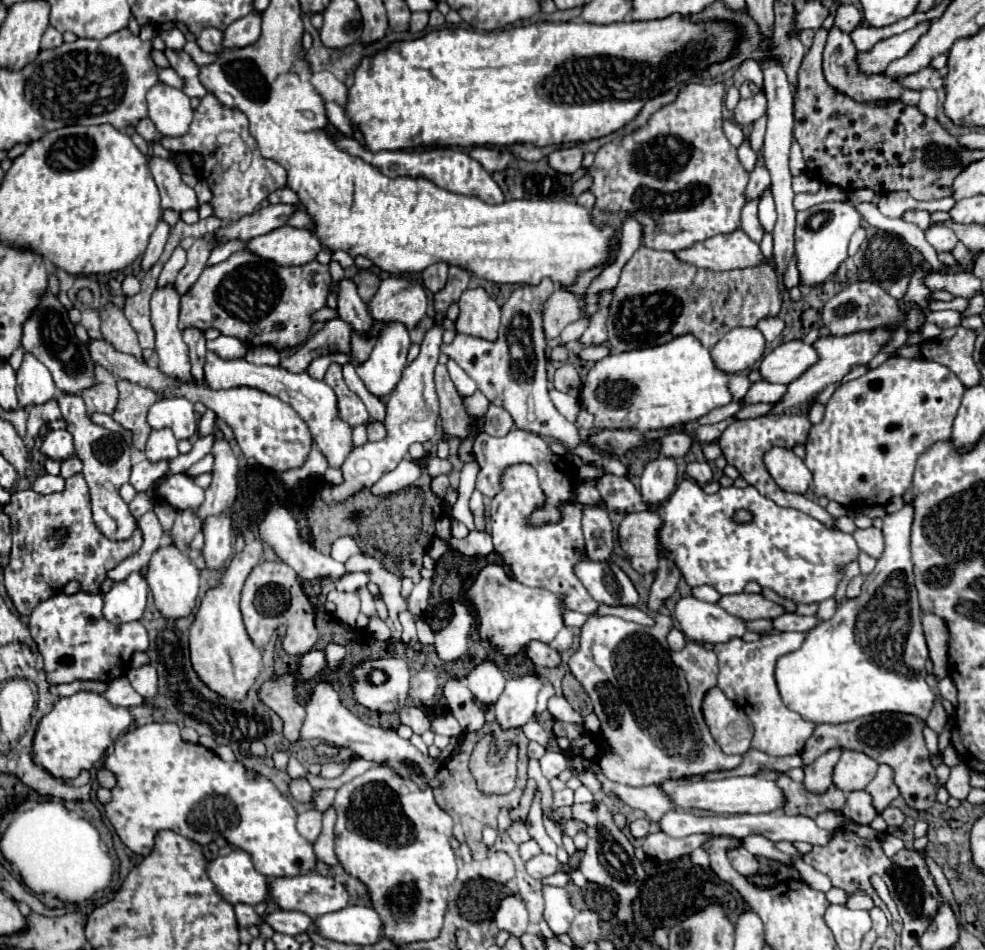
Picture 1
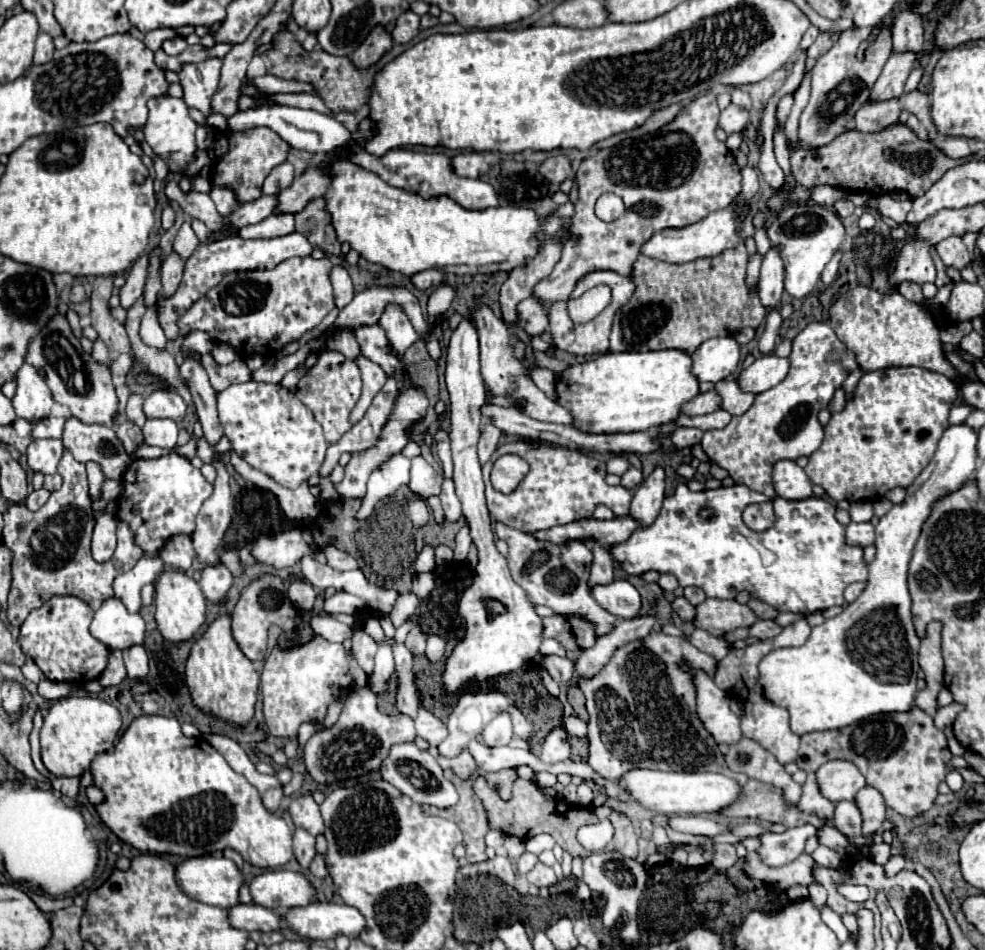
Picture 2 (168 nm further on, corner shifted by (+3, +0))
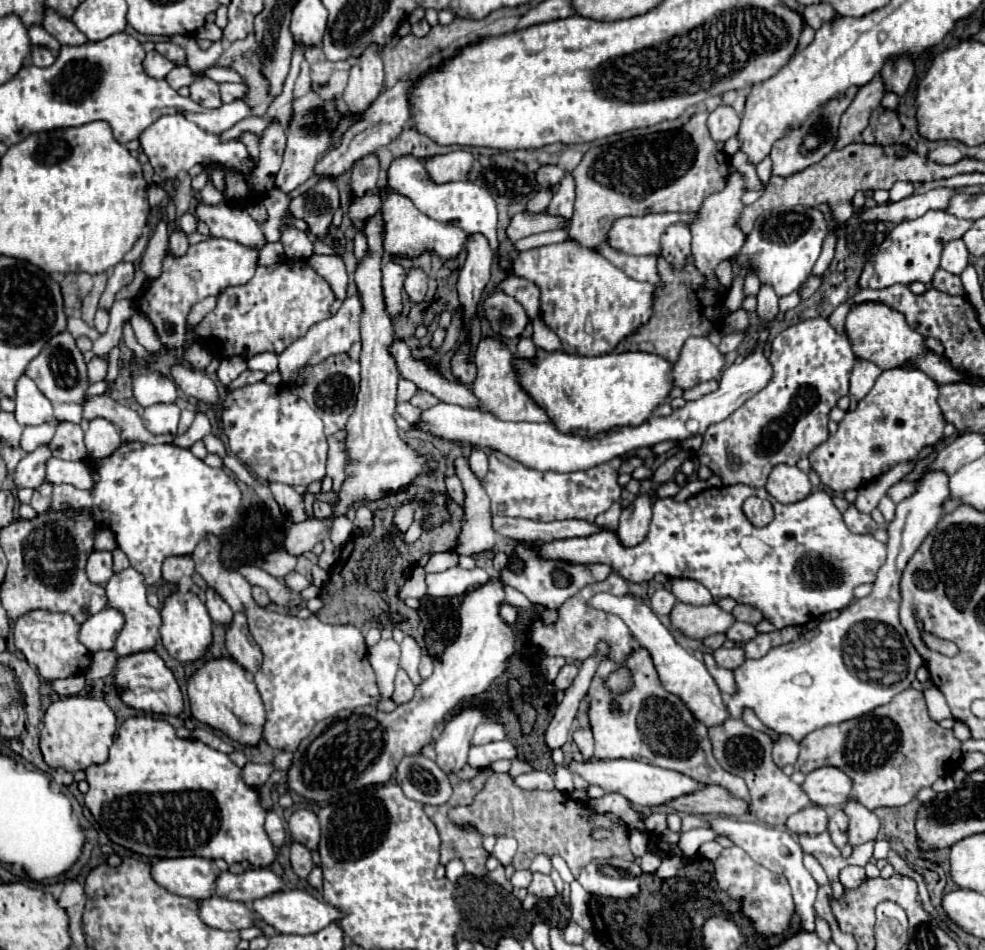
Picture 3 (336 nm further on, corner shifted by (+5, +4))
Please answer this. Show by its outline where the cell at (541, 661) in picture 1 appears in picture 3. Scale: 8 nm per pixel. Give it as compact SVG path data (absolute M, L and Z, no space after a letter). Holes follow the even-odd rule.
M567 663L567 665L563 665L563 667L561 667L561 671L559 671L559 675L557 675L557 679L555 679L553 683L555 683L555 687L557 687L557 689L565 691L565 689L573 683L575 675L577 675L577 665Z

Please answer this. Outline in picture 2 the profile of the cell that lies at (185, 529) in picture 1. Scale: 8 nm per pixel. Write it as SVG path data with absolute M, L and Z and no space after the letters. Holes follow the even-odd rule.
M173 537L161 549L161 559L167 569L187 571L195 559L195 549L189 537Z

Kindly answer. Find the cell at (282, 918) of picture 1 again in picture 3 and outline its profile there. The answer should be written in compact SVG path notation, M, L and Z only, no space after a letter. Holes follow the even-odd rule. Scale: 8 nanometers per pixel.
M213 895L201 901L199 917L209 927L223 929L223 931L229 931L229 929L241 931L253 925L253 909L249 905L239 901L229 901L219 895Z

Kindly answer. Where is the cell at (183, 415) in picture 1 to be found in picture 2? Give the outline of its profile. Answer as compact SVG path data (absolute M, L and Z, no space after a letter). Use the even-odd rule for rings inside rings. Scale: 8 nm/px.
M155 389L143 403L143 413L149 419L169 417L181 421L185 417L185 411L187 411L187 403L173 389Z

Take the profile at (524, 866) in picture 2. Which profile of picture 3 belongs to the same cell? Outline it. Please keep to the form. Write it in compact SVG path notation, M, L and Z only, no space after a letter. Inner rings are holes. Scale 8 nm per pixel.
M529 869L515 871L511 877L511 883L513 883L513 887L527 887L531 883L531 871Z

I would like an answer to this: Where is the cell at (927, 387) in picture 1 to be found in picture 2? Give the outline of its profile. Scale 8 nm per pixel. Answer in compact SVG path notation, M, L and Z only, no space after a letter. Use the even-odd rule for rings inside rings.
M889 367L889 369L865 373L865 375L861 377L859 385L857 385L855 397L845 405L843 411L831 415L831 421L829 421L827 427L825 427L823 445L809 457L809 465L805 467L805 473L809 475L809 479L811 479L815 485L821 485L833 501L841 501L841 499L847 499L847 501L851 501L851 503L853 503L853 501L873 501L873 499L881 497L883 493L887 493L887 491L893 489L893 487L909 487L909 485L915 481L915 477L921 473L921 469L925 469L925 465L929 465L929 461L933 459L933 453L935 453L935 449L937 449L937 441L941 439L941 433L949 427L947 419L949 419L951 403L955 401L955 397L957 397L957 385L955 385L953 381L949 381L945 375L939 375L939 373L921 369L921 367Z

